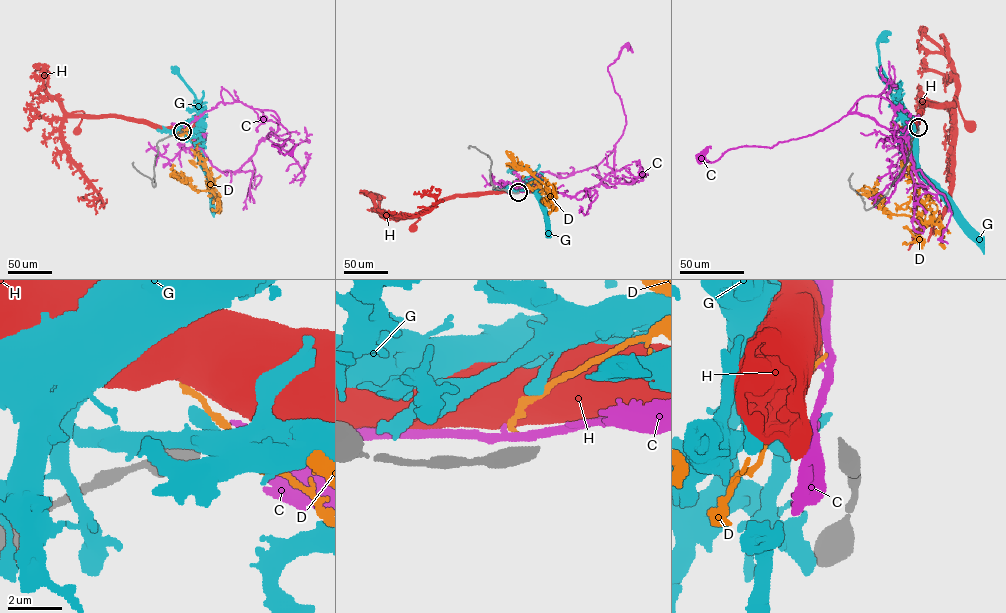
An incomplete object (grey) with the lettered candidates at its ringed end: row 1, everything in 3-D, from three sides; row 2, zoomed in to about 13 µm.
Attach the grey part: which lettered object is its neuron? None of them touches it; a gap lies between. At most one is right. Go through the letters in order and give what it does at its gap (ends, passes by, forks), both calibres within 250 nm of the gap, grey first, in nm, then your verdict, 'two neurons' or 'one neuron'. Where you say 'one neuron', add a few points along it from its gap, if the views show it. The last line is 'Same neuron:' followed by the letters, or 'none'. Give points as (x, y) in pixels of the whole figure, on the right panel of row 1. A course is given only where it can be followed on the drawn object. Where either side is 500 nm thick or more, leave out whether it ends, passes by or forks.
C: it passes by | 400/190 nm | two neurons
D: it passes by | 400/200 nm | two neurons
G: 400/500 nm | two neurons
H: 400/750 nm | two neurons
Same neuron: none

